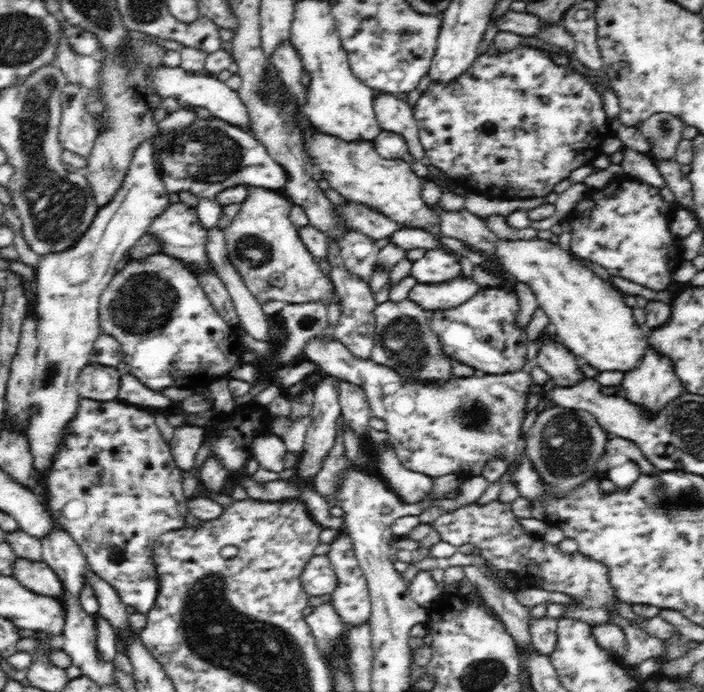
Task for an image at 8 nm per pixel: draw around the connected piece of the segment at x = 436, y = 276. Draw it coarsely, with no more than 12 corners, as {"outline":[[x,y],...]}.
{"outline":[[428,249],[413,263],[421,284],[442,284],[462,276],[454,254]]}

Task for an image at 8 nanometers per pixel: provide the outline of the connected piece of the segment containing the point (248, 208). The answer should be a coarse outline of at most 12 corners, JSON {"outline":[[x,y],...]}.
{"outline":[[247,186],[223,230],[264,306],[329,304],[335,289],[281,191]]}

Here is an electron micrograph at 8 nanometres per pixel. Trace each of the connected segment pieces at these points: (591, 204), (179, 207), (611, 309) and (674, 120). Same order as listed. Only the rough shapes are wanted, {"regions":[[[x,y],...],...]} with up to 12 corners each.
{"regions":[[[634,178],[590,188],[571,251],[655,292],[684,259],[672,205]],[[173,197],[146,234],[162,254],[212,272],[196,209]],[[498,239],[562,344],[599,372],[649,342],[624,295],[560,245]],[[668,112],[640,122],[662,160],[675,158],[685,122]]]}

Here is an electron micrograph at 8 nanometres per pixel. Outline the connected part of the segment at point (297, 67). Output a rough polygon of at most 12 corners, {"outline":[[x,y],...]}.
{"outline":[[289,39],[276,45],[270,59],[288,92],[303,105],[304,67]]}

